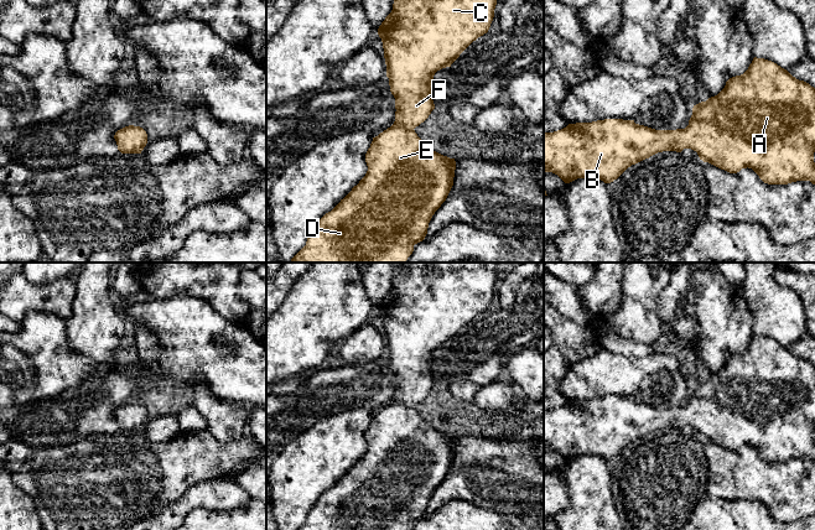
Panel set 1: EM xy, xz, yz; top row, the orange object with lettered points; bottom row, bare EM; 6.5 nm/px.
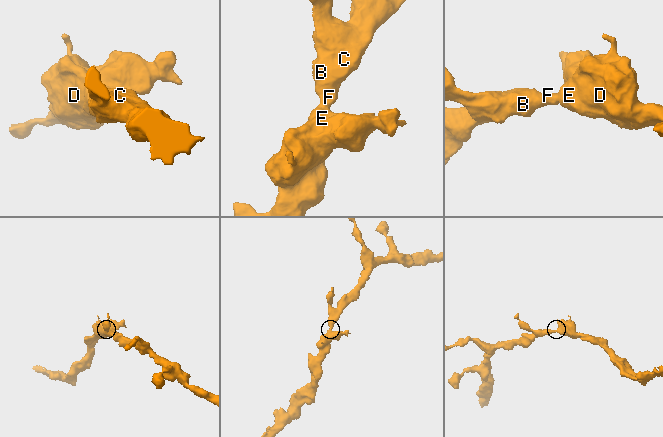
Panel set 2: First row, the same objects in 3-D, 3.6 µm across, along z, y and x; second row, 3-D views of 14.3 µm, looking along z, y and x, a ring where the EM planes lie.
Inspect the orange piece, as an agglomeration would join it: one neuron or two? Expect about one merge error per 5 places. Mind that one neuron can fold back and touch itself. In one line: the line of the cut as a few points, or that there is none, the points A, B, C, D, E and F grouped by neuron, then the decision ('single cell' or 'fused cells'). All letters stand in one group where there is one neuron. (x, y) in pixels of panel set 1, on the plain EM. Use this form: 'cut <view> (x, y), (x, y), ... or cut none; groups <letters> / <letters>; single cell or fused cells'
cut none; groups A B C D E F; single cell

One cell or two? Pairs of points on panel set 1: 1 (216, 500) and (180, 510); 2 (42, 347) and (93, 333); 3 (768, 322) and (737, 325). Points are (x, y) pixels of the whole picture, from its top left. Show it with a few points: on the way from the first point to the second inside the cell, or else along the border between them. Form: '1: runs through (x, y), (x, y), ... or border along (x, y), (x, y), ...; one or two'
1: runs through (207, 500), (188, 502); one
2: border along (65, 321), (68, 346), (74, 352), (91, 358); two
3: border along (745, 295), (754, 333); two

